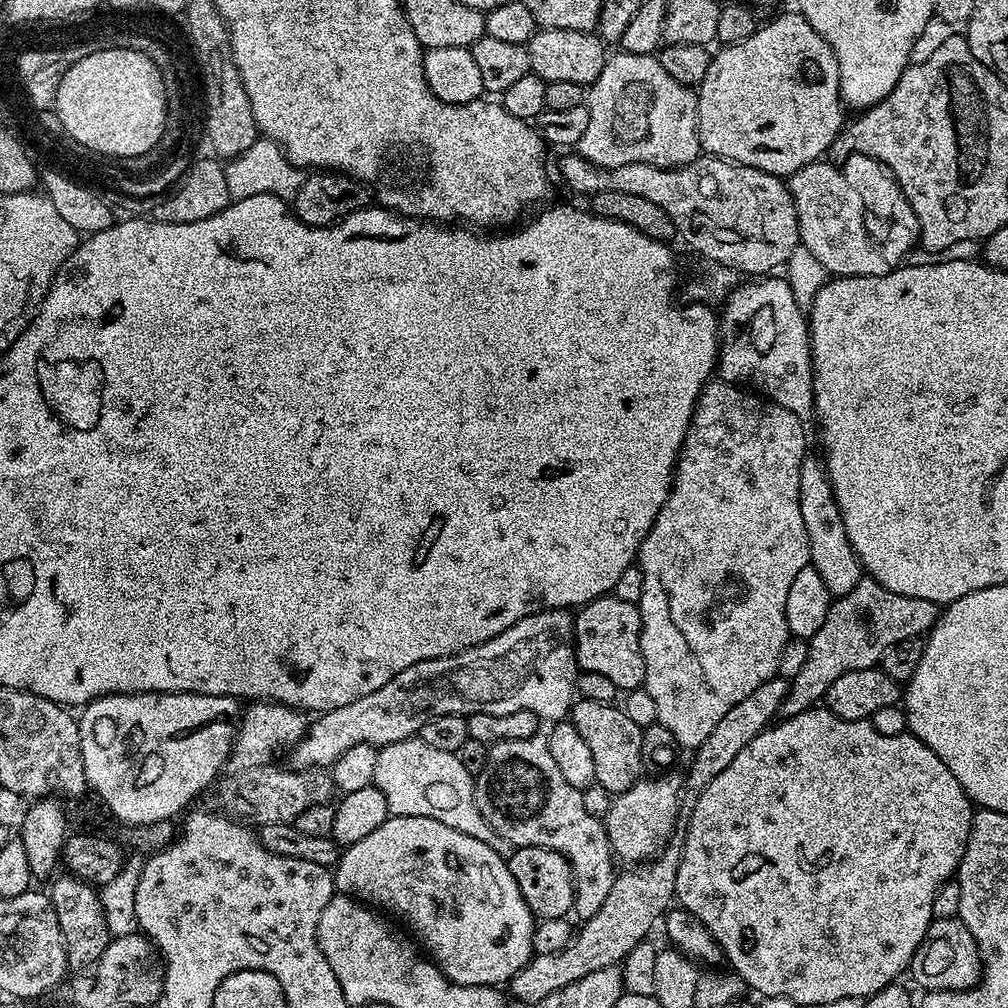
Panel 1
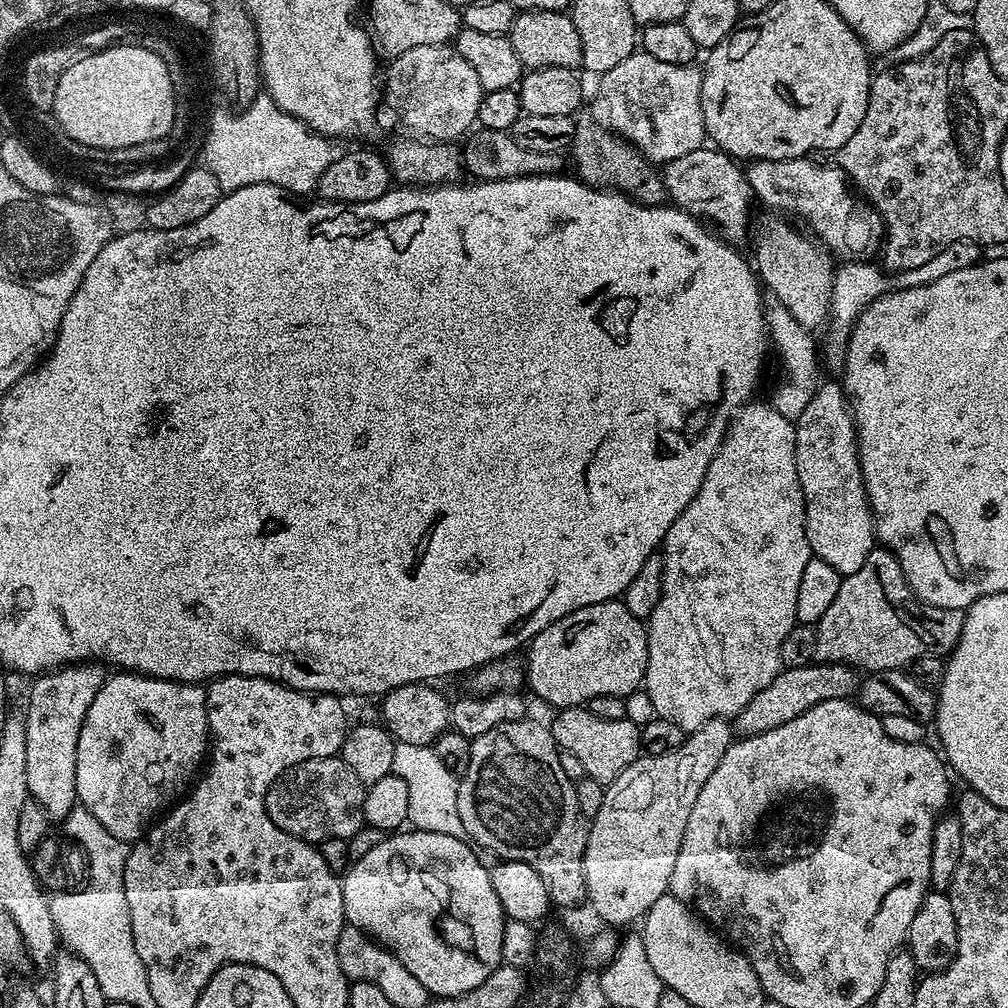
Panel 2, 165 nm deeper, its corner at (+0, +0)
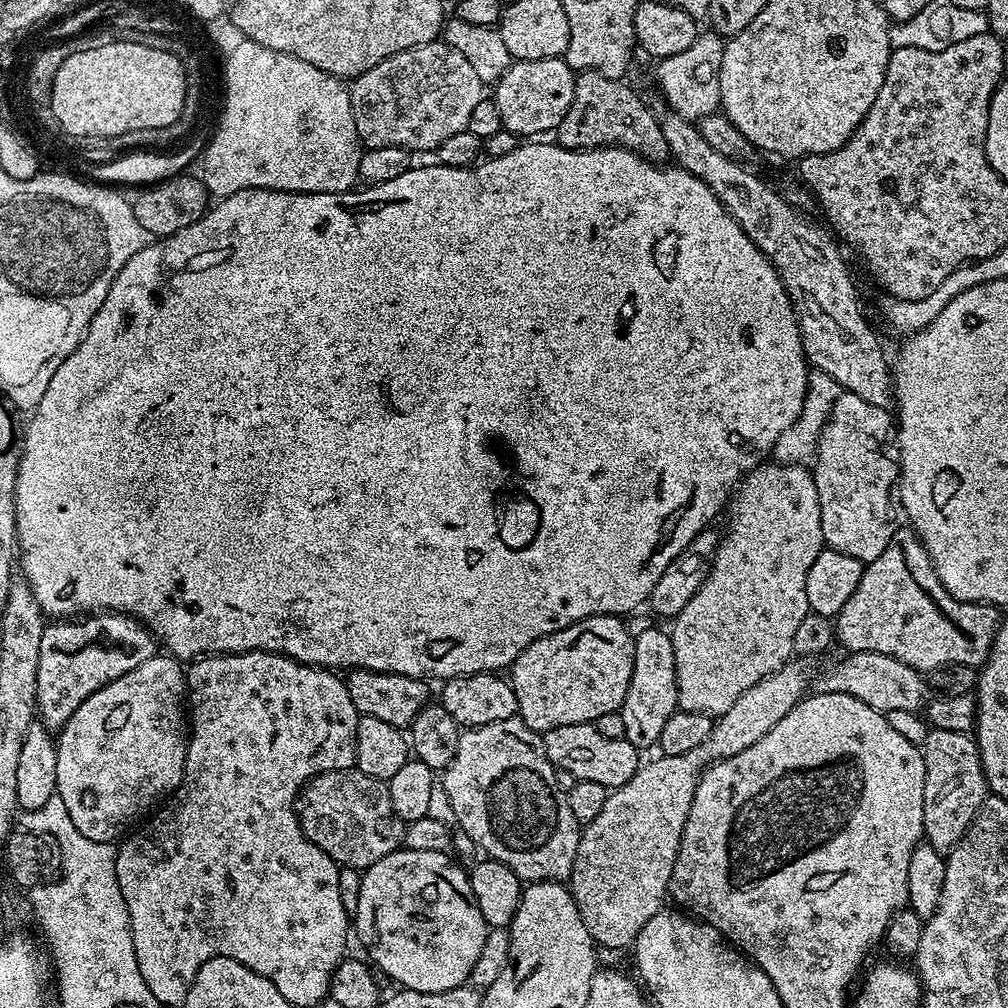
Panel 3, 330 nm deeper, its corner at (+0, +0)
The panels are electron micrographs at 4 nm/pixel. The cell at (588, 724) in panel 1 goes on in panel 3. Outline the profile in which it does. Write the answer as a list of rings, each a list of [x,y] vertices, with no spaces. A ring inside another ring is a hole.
[[[595,723],[558,726],[543,733],[543,738],[546,758],[556,769],[570,770],[576,781],[598,782],[609,790],[630,782],[642,763],[641,749],[635,748],[629,740],[606,738],[598,732]]]

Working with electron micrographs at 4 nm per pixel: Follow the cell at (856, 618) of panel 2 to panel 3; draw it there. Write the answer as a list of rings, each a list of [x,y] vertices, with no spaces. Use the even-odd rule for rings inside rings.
[[[897,527],[890,546],[886,546],[886,550],[882,550],[874,562],[864,565],[858,590],[850,594],[846,606],[842,606],[840,613],[834,617],[839,647],[844,647],[848,652],[886,654],[890,658],[898,658],[898,662],[906,662],[906,666],[916,668],[921,674],[930,673],[938,666],[946,666],[950,662],[962,662],[962,666],[979,669],[987,660],[996,631],[1000,629],[1001,609],[994,604],[959,600],[948,592],[940,591],[940,579],[923,542],[911,527]]]

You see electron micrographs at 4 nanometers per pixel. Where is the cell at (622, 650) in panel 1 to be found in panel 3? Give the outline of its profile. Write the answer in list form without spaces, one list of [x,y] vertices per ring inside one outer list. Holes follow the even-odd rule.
[[[587,616],[530,642],[530,646],[526,646],[526,650],[522,650],[510,665],[510,683],[518,698],[520,719],[530,726],[530,730],[543,734],[558,726],[591,724],[602,714],[619,712],[630,686],[635,649],[636,642],[629,625],[618,616]]]

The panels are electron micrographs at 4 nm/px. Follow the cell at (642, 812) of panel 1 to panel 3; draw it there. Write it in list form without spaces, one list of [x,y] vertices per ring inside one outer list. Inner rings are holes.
[[[789,662],[780,667],[780,671],[762,678],[730,710],[715,717],[710,738],[702,742],[702,746],[694,746],[686,754],[666,756],[657,755],[657,760],[641,763],[640,769],[620,788],[611,789],[606,798],[606,806],[598,813],[594,822],[583,825],[578,854],[574,858],[570,891],[574,902],[578,906],[578,914],[582,914],[582,922],[586,922],[586,930],[590,930],[592,943],[600,948],[615,948],[623,950],[624,947],[635,945],[638,934],[654,914],[665,907],[666,897],[669,895],[668,887],[674,870],[674,862],[678,858],[678,846],[682,842],[682,830],[686,826],[686,818],[690,814],[690,802],[694,802],[694,790],[698,786],[700,777],[705,768],[715,764],[718,760],[725,760],[734,754],[742,754],[746,746],[754,746],[758,738],[766,738],[790,710],[803,700],[810,688],[810,676],[800,662]]]

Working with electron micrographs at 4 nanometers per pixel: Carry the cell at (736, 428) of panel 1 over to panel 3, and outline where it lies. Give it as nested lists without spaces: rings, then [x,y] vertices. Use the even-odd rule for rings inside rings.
[[[762,462],[747,472],[744,479],[736,486],[731,500],[726,505],[726,517],[728,516],[728,533],[719,537],[716,552],[710,558],[708,564],[708,577],[702,582],[700,589],[686,602],[675,618],[671,621],[670,635],[674,642],[674,662],[676,663],[676,681],[678,682],[678,708],[681,712],[697,712],[713,718],[722,715],[750,686],[762,682],[770,674],[780,671],[780,667],[793,659],[794,634],[797,627],[806,618],[808,603],[806,602],[806,574],[810,574],[810,565],[814,558],[826,547],[822,534],[822,514],[818,510],[818,486],[814,486],[814,478],[811,471],[803,464],[781,464],[779,462]]]

